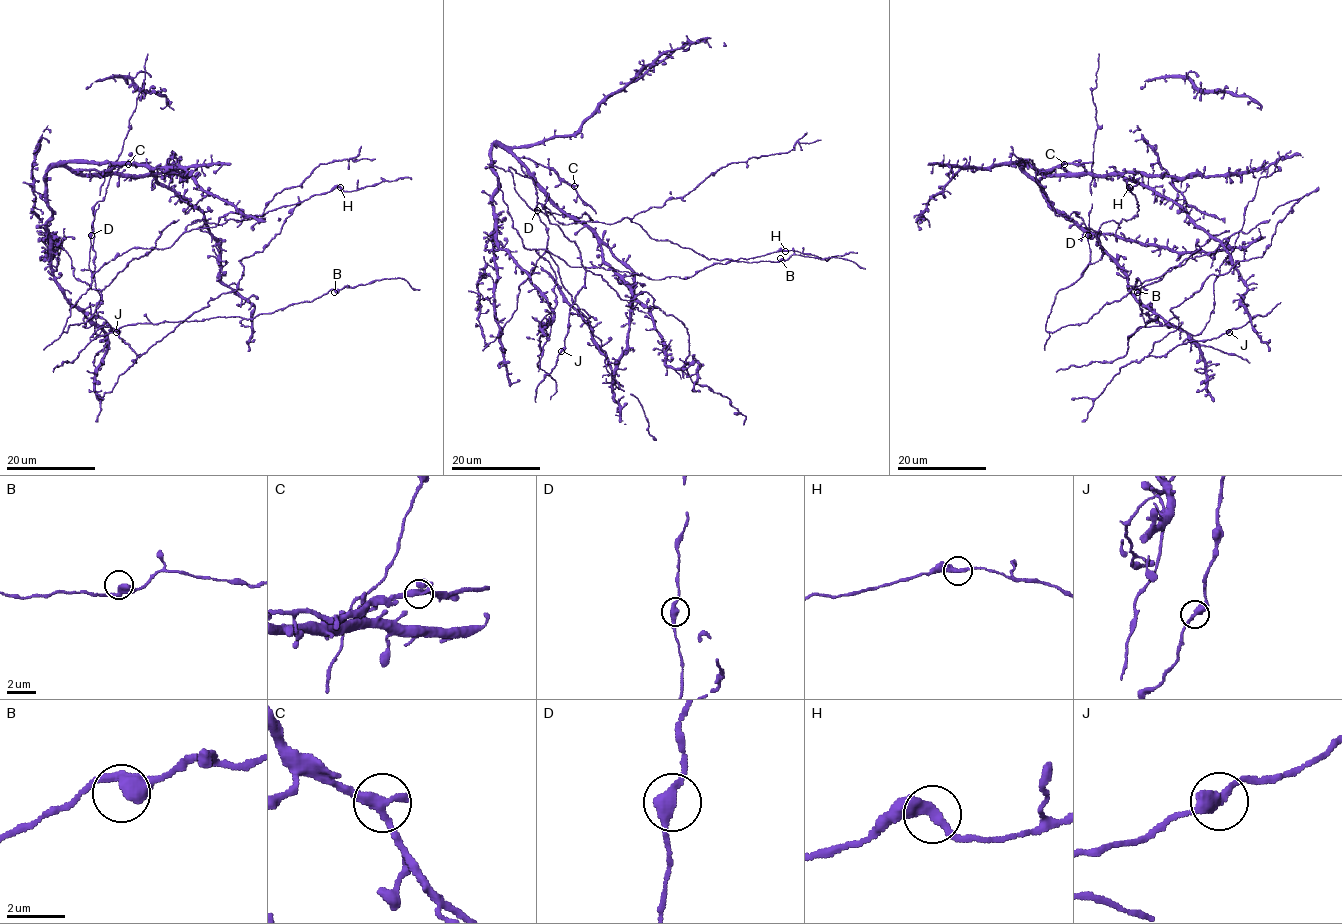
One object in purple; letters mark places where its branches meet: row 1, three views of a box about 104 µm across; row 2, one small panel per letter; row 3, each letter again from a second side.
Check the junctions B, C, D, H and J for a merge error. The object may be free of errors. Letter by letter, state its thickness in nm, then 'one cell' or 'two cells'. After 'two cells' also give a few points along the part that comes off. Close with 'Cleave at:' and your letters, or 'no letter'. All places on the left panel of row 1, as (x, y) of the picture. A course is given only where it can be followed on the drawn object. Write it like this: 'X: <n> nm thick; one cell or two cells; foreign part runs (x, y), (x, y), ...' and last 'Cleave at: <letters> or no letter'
B: 440 nm thick; one cell
C: 360 nm thick; one cell
D: 400 nm thick; one cell
H: 400 nm thick; one cell
J: 400 nm thick; one cell
Cleave at: no letter

